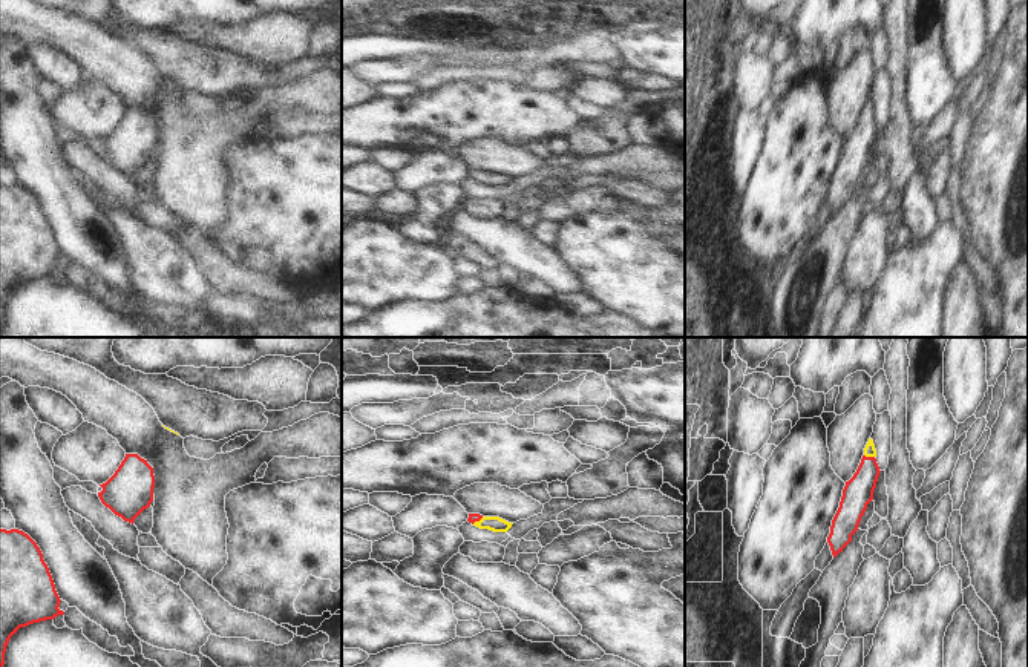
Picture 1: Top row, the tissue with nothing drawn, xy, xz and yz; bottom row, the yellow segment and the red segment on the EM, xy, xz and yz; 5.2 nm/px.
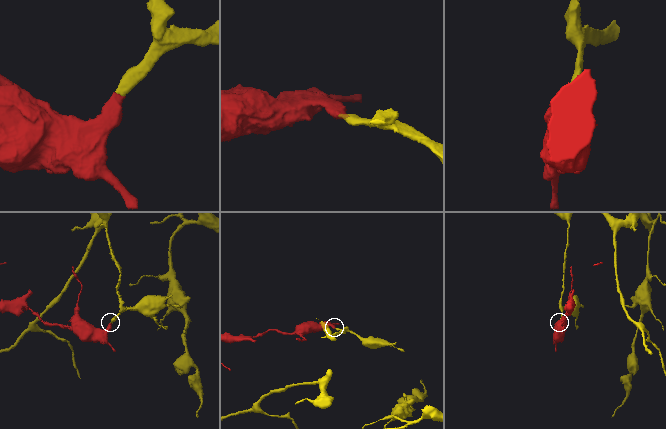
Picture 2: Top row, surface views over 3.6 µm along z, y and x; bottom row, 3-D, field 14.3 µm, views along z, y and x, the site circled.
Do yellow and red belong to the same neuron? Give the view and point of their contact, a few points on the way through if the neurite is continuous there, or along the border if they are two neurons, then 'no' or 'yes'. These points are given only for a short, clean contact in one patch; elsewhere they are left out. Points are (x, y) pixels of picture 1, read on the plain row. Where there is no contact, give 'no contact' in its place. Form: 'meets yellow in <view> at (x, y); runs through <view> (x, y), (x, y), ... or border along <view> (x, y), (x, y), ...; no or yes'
meets yellow in yz at (869, 112); runs through yz (869, 108), (869, 112), (869, 128), (858, 149); yes

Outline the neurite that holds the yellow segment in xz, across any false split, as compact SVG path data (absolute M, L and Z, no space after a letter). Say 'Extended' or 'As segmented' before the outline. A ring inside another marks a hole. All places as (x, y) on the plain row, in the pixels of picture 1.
Extended. M469 170L467 178L480 186L489 186L493 189L507 189L513 181L499 173L483 173L480 170Z

